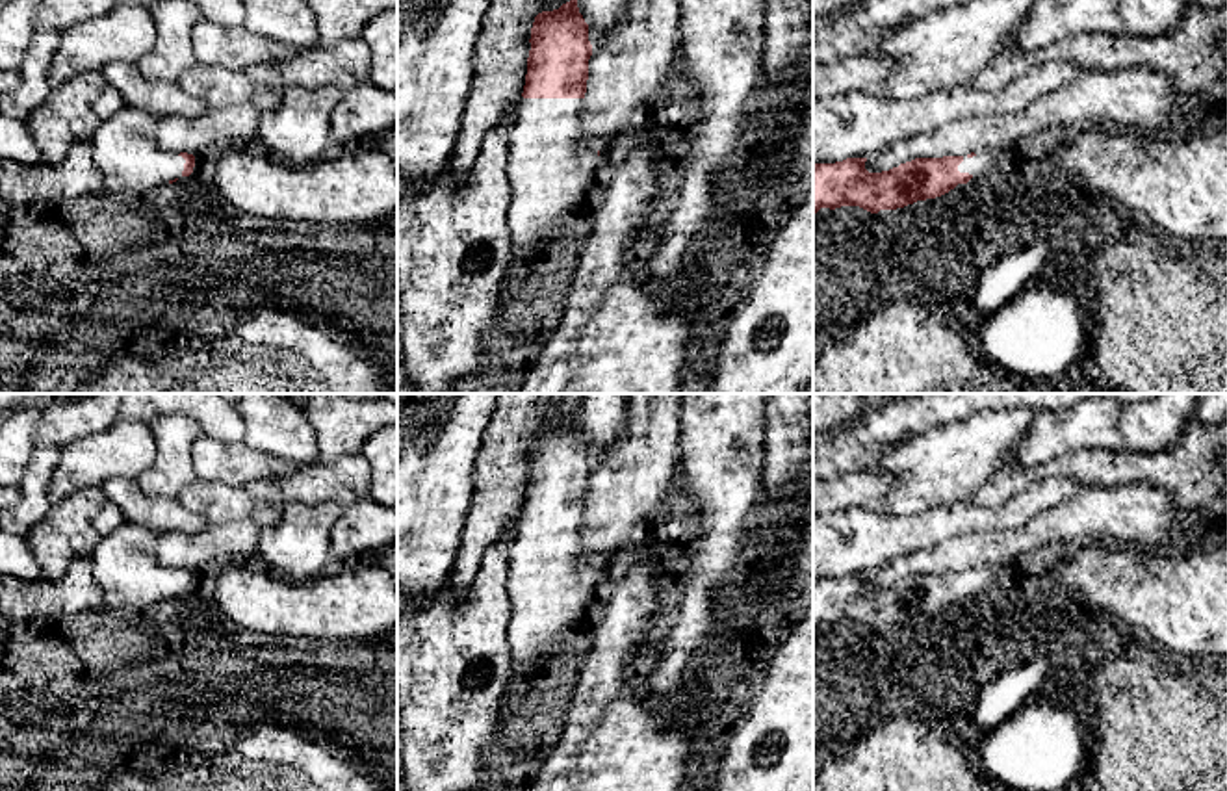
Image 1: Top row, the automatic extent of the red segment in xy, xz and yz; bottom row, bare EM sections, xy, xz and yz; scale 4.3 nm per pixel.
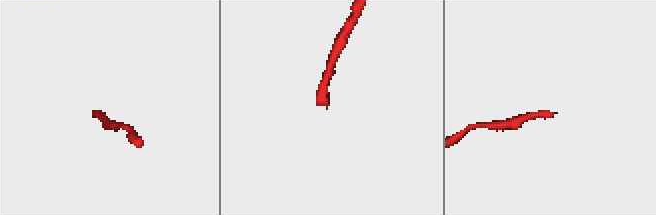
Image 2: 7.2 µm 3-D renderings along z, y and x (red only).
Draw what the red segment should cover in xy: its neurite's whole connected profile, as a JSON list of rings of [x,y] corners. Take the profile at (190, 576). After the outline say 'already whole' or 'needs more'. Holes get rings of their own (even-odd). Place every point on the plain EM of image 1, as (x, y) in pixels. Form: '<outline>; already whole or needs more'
[[[126,520],[97,544],[89,559],[104,605],[145,609],[193,589],[195,572],[163,566],[156,542],[156,533]]]; needs more

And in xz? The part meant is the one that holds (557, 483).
[[[577,412],[559,425],[538,429],[529,459],[525,501],[507,553],[510,603],[507,639],[514,680],[533,672],[544,655],[562,646],[566,631],[588,611],[600,583],[600,566],[583,559],[581,531],[592,460]]]; needs more

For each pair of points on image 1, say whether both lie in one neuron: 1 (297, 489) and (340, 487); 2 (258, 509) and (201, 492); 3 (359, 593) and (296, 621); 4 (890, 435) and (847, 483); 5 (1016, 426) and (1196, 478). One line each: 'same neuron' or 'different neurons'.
1: same neuron
2: same neuron
3: same neuron
4: different neurons
5: different neurons

